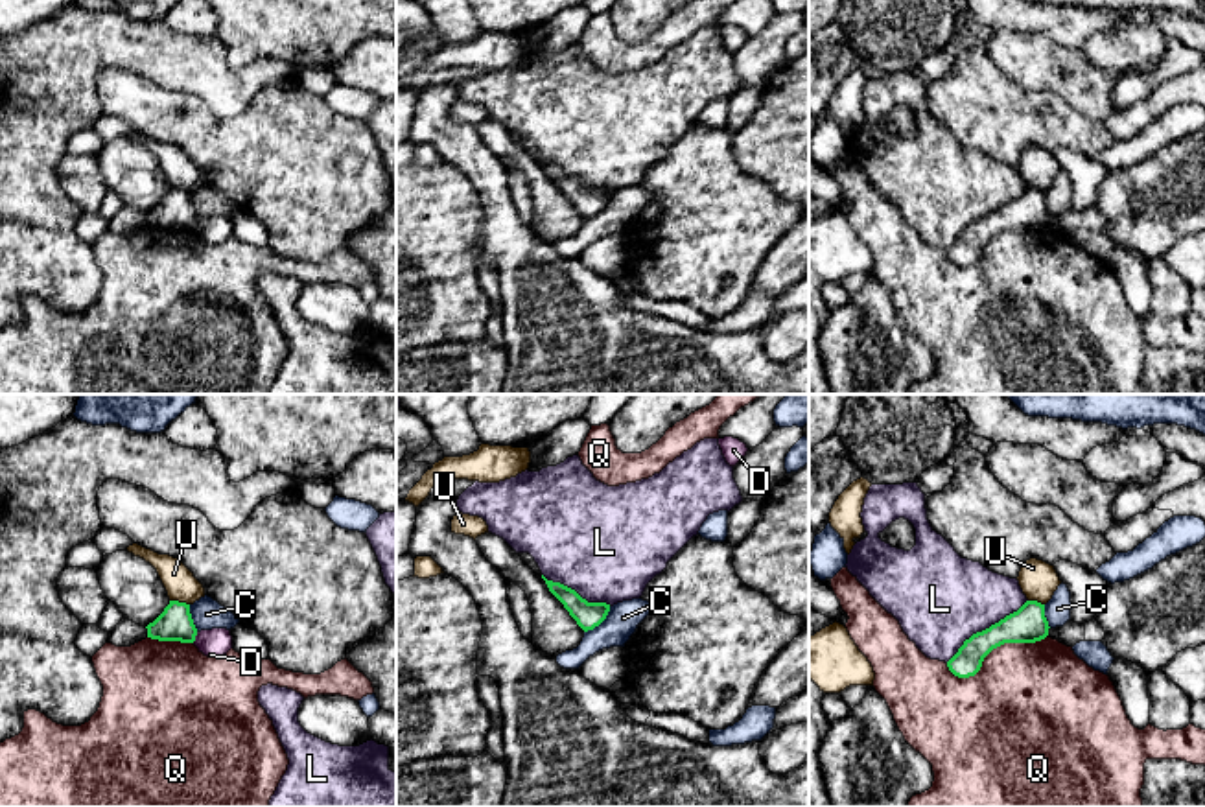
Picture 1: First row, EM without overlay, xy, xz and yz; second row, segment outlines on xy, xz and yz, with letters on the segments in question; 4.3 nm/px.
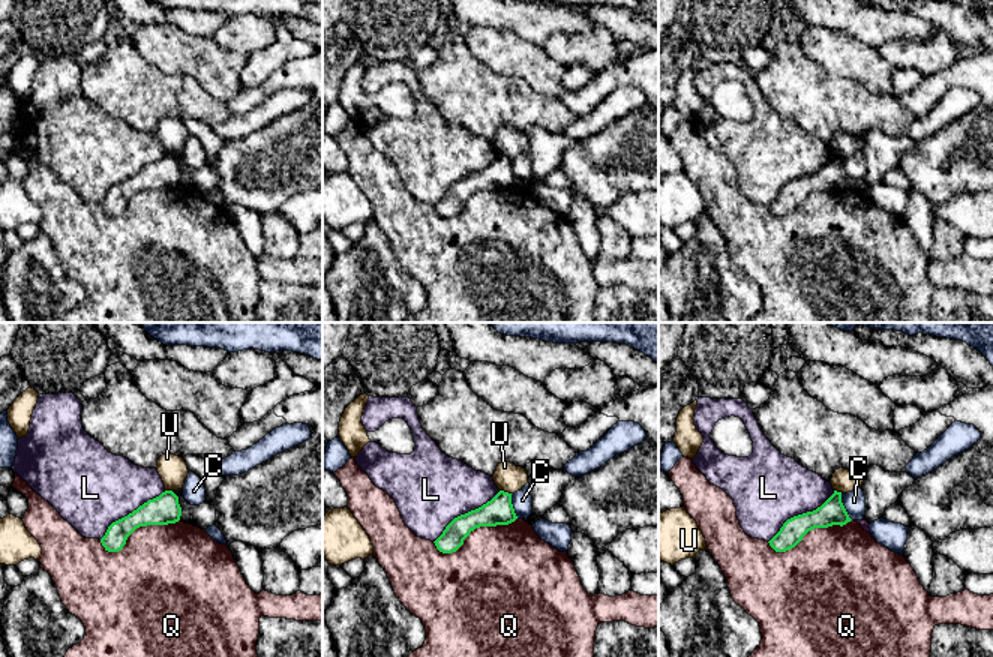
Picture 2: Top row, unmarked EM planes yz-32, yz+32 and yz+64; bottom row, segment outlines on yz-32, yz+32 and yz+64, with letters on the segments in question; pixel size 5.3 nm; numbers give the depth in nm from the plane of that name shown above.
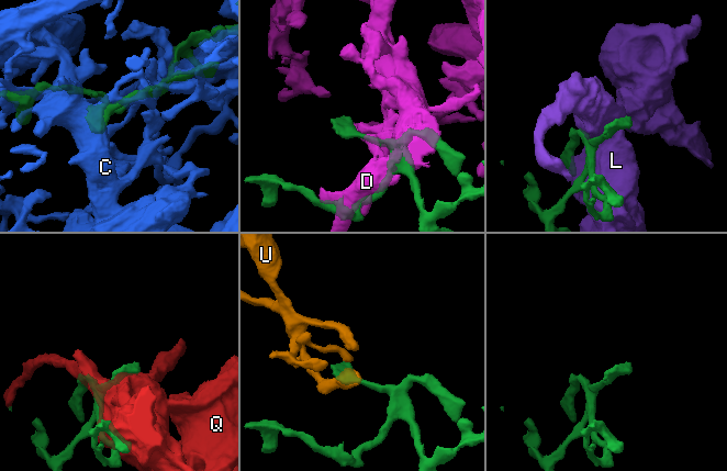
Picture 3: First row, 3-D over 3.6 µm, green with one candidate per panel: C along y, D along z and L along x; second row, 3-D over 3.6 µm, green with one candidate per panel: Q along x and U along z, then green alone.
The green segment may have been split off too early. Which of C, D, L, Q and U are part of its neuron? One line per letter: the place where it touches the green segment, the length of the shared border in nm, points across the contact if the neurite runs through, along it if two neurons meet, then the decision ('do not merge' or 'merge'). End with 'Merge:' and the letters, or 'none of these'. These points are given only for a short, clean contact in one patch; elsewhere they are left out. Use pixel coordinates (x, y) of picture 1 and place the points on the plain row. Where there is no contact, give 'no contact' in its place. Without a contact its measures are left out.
C: contact xz (599, 210); length 170 nm; do not merge
D: contact xy (194, 225); length 50 nm; do not merge
L: contact yz (986, 216); length 460 nm; do not merge
Q: contact yz (994, 234); length 460 nm; do not merge
U: contact xy (177, 188); length 90 nm; border xy (170, 187), (188, 192); do not merge
Merge: none of these

